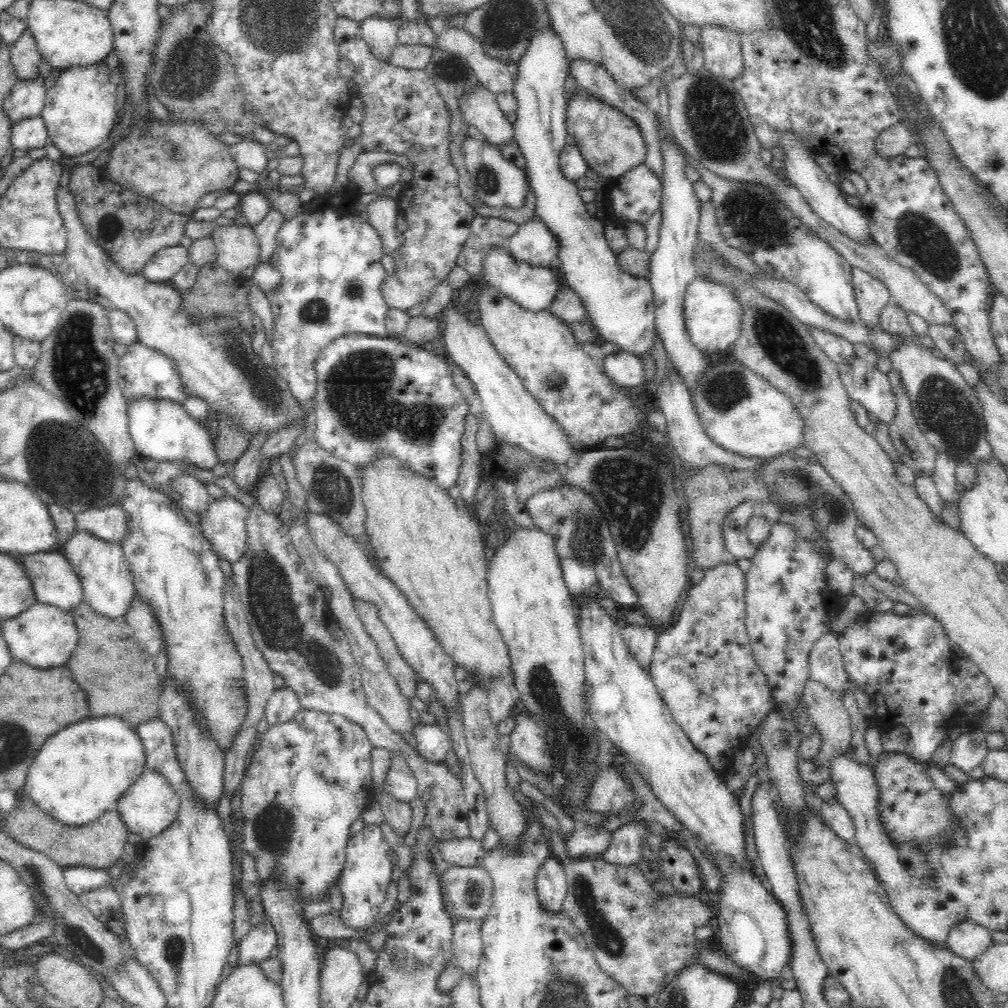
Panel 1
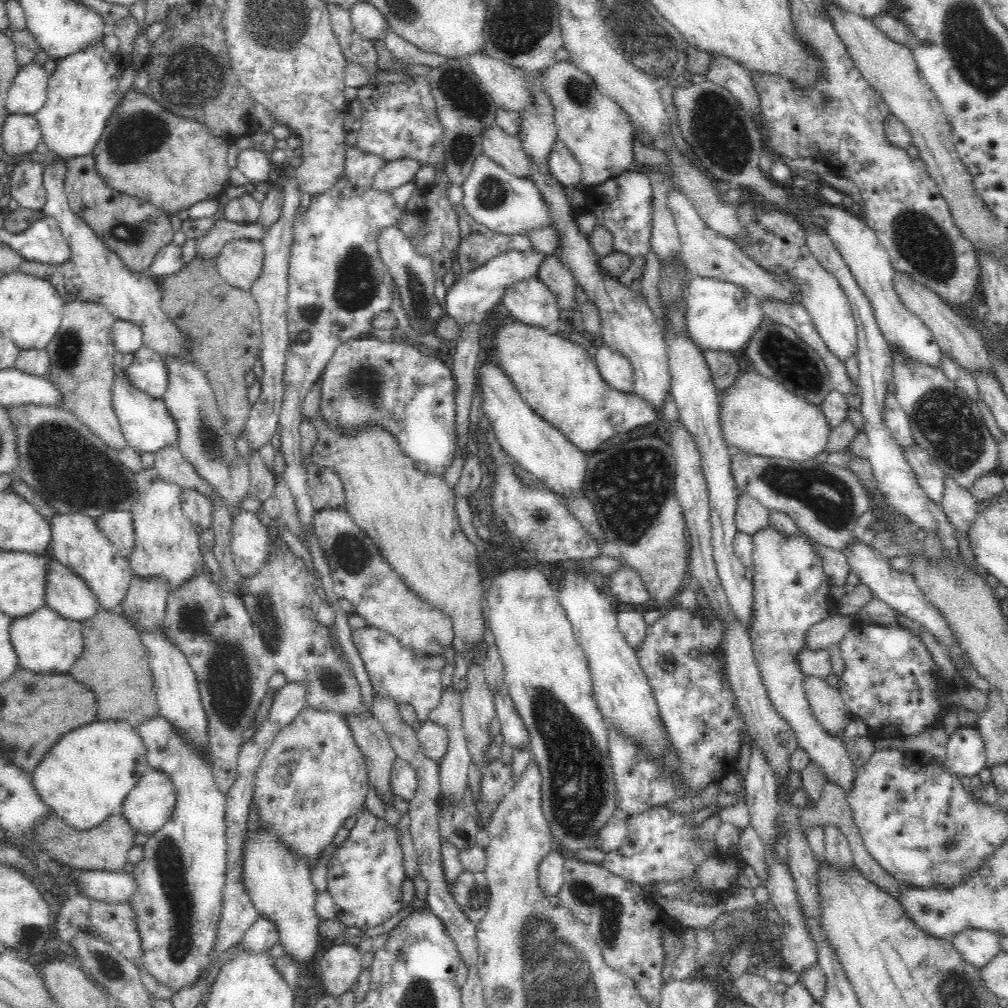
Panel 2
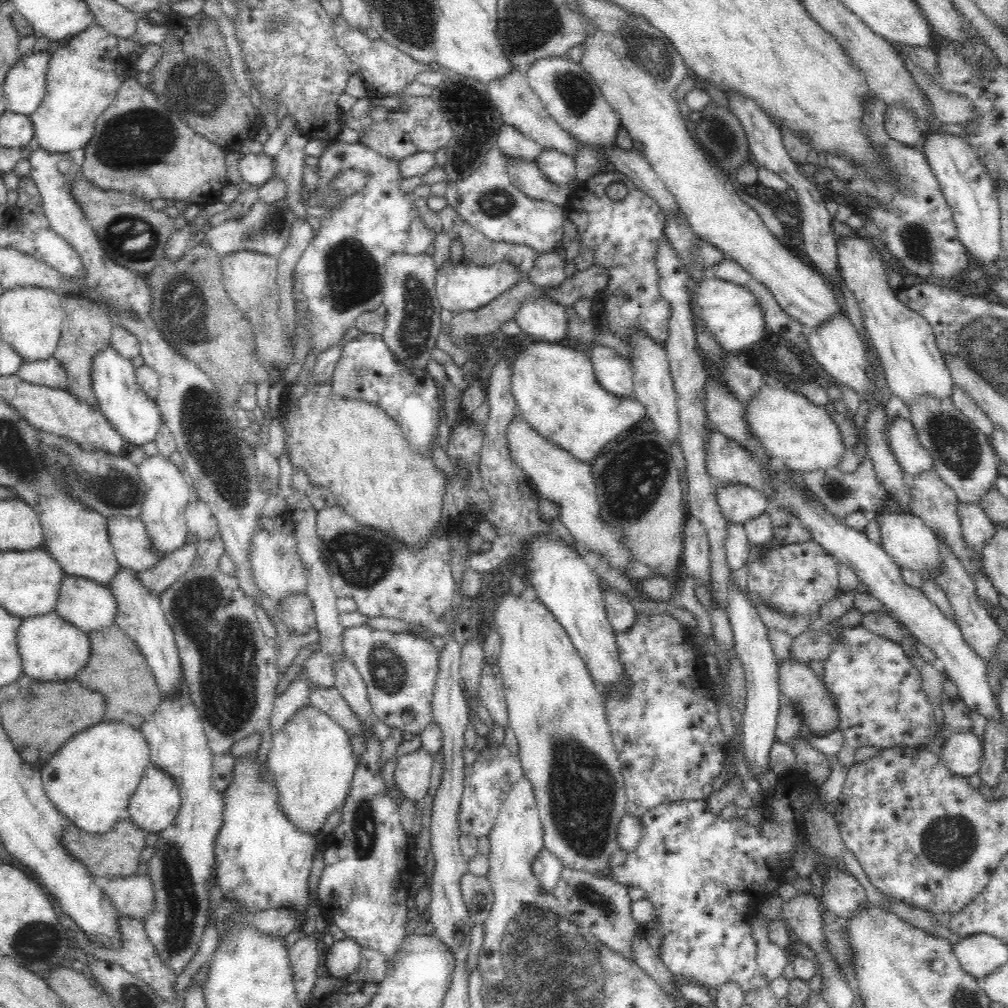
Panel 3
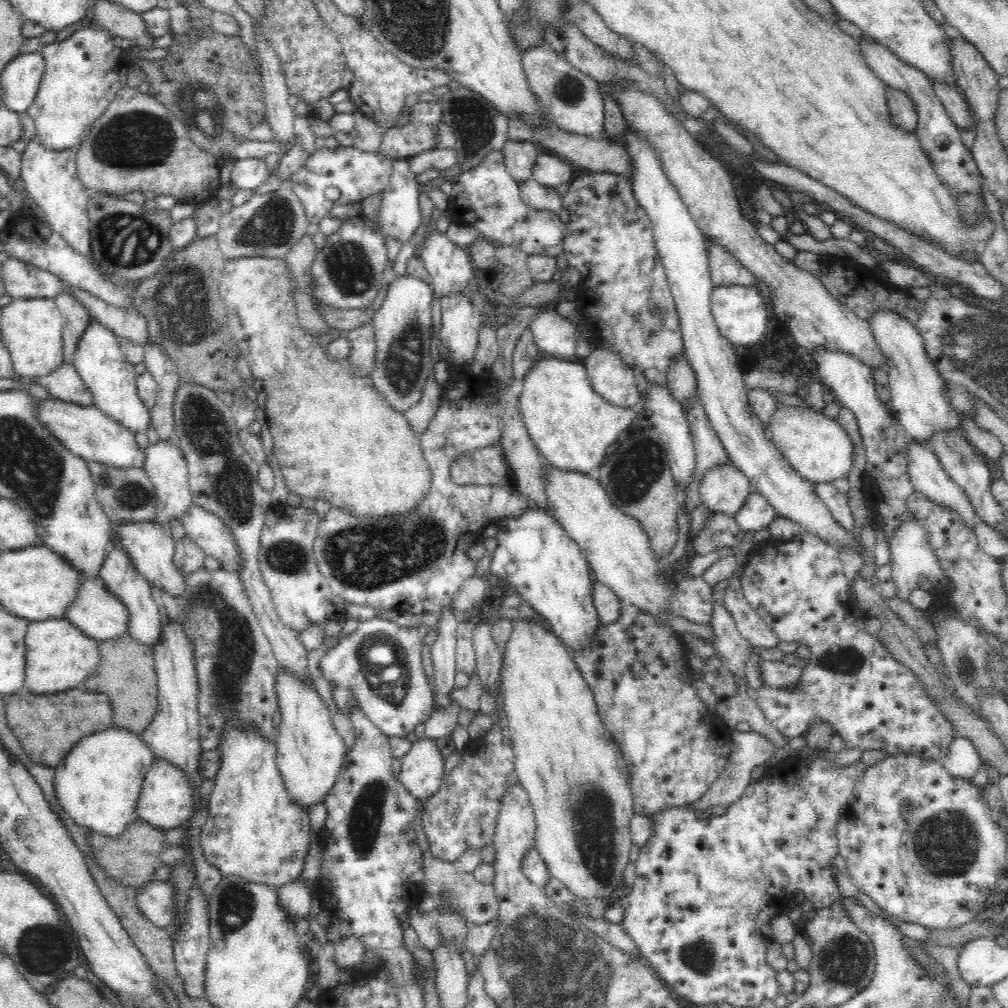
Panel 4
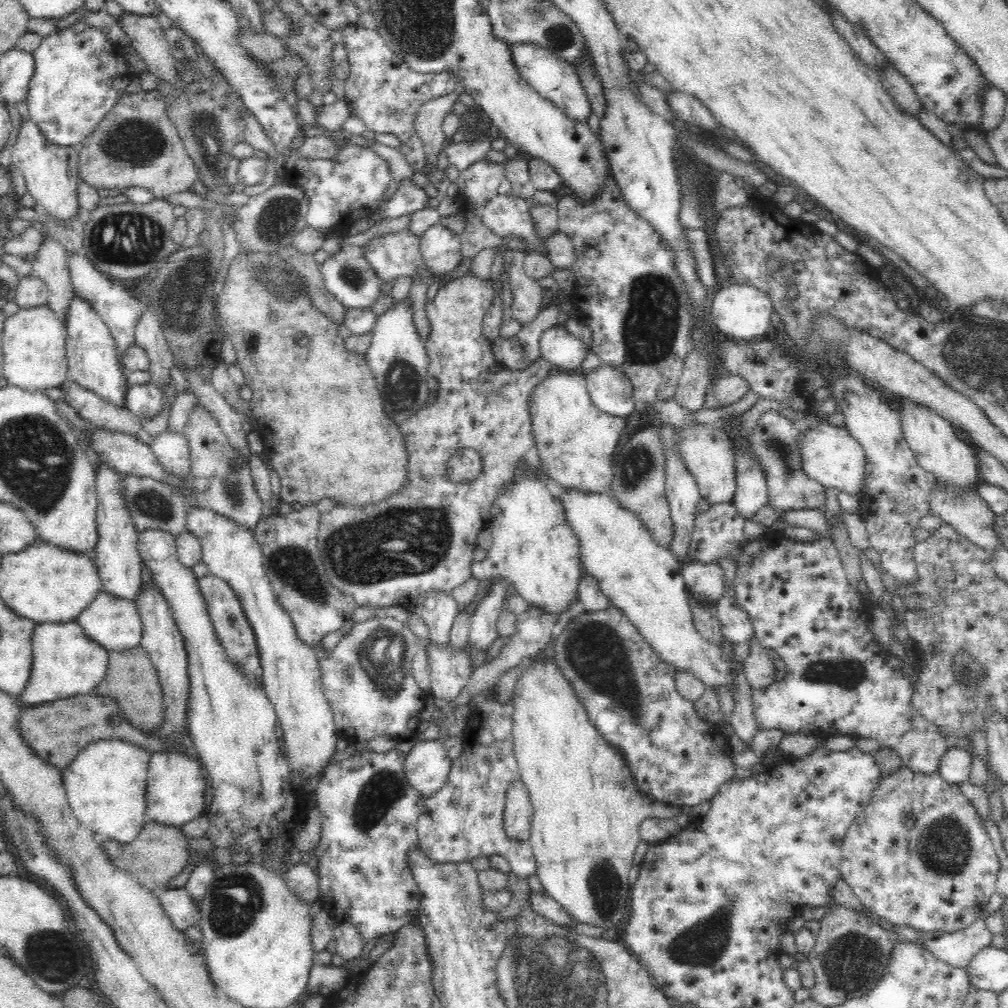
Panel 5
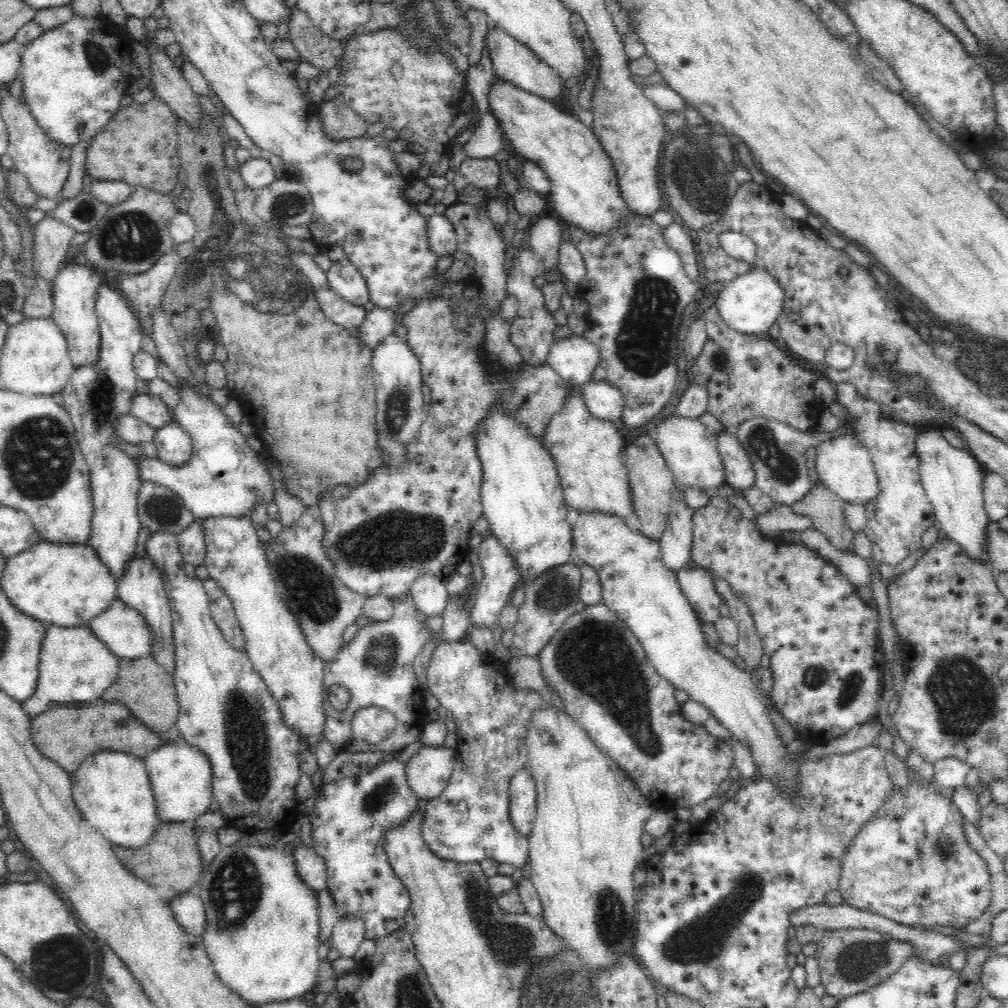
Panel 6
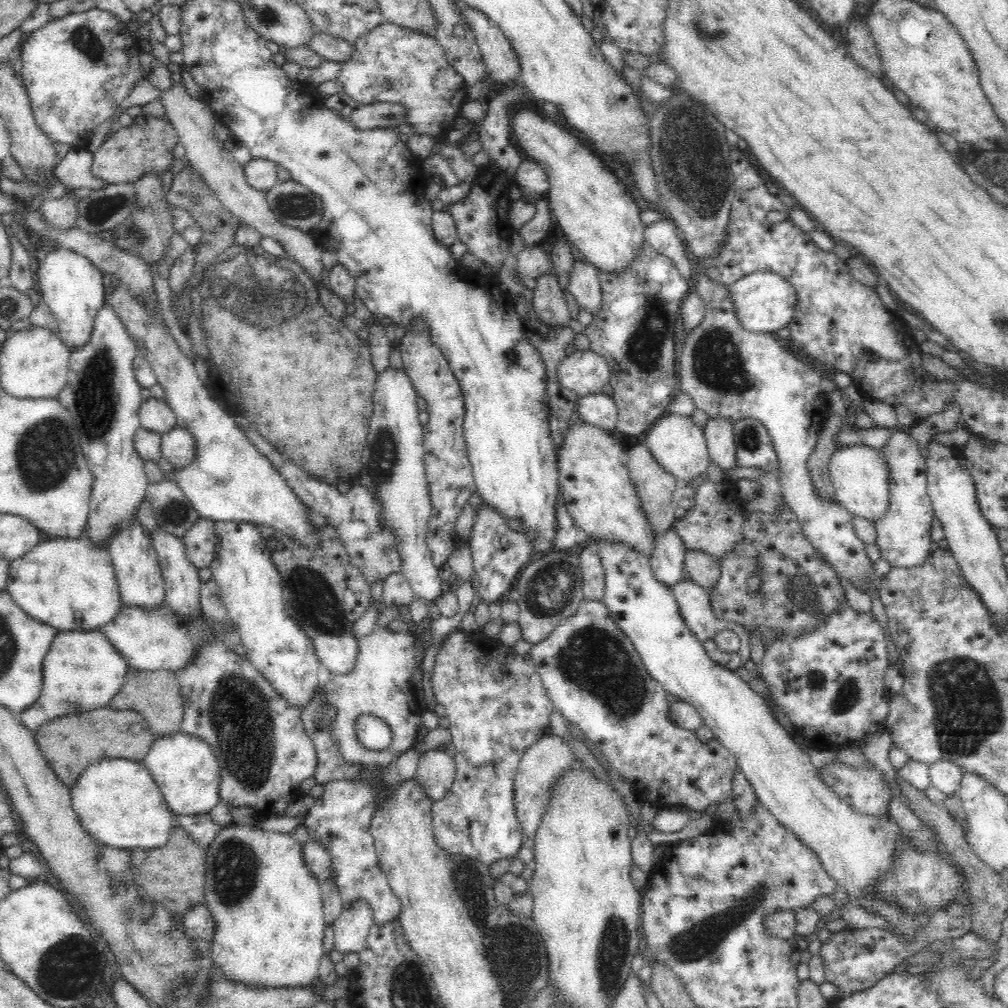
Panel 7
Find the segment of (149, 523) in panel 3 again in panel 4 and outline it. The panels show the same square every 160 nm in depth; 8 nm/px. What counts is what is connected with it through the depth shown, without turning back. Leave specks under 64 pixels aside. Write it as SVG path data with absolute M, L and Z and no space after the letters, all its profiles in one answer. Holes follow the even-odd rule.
M159 438L156 444L151 444L145 448L146 462L143 469L149 476L152 484L156 487L157 513L156 523L162 527L168 527L173 519L181 519L193 504L188 480L188 462L184 458L184 452L178 446L178 443L170 442Z

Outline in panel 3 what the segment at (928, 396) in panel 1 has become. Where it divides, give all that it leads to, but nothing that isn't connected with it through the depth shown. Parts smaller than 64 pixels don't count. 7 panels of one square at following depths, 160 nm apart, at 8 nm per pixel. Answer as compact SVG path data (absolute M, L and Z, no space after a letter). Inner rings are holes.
M927 396L916 400L910 422L922 447L932 456L934 470L955 492L959 502L981 506L981 500L998 476L997 455L988 437L974 429L972 422L955 408L953 400L935 400Z

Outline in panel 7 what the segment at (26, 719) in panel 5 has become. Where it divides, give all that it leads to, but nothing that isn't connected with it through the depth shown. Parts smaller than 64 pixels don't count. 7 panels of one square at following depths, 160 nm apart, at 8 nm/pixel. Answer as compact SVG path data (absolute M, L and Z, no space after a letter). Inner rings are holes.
M108 706L64 718L53 718L52 722L45 722L40 726L35 738L42 756L56 773L58 781L71 790L76 779L92 763L104 759L142 762L157 737L152 734L145 718L139 712L116 710Z

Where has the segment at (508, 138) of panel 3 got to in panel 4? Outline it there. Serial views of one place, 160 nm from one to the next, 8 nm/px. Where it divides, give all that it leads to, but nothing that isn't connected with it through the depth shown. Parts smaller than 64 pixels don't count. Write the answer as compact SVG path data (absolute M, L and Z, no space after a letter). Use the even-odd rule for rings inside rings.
M507 139L502 151L508 173L518 185L533 179L533 166L539 155L533 142Z

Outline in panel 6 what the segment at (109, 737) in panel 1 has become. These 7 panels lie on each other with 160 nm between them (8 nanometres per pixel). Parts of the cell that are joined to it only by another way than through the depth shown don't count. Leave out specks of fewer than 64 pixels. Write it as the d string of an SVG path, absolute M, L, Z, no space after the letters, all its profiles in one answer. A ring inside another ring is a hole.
M96 751L80 763L70 778L73 799L82 818L90 825L91 829L100 832L108 842L116 847L137 849L147 845L155 835L158 825L164 822L157 815L154 793L143 759L123 752Z

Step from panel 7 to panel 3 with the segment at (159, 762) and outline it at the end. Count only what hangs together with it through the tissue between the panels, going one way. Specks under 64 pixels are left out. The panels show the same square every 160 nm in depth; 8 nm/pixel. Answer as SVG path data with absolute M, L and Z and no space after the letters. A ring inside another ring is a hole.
M149 762L130 797L127 817L145 832L158 833L174 822L180 805L180 789L172 775Z

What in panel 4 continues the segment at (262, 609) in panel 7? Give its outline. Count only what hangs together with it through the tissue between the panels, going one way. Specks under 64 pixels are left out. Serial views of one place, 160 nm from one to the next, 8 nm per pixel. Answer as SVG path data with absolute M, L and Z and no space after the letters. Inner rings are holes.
M192 505L181 517L185 535L204 551L206 557L218 561L220 569L239 574L241 552L232 531L216 514ZM280 664L279 669L276 682L274 682L277 707L281 715L279 735L275 741L277 750L275 761L282 775L286 792L294 802L310 809L313 803L322 802L328 790L334 786L335 776L340 774L340 768L343 768L342 760L344 760L347 748L342 743L342 737L336 733L328 705L324 703L314 685L307 678L300 677L292 671L286 671Z

